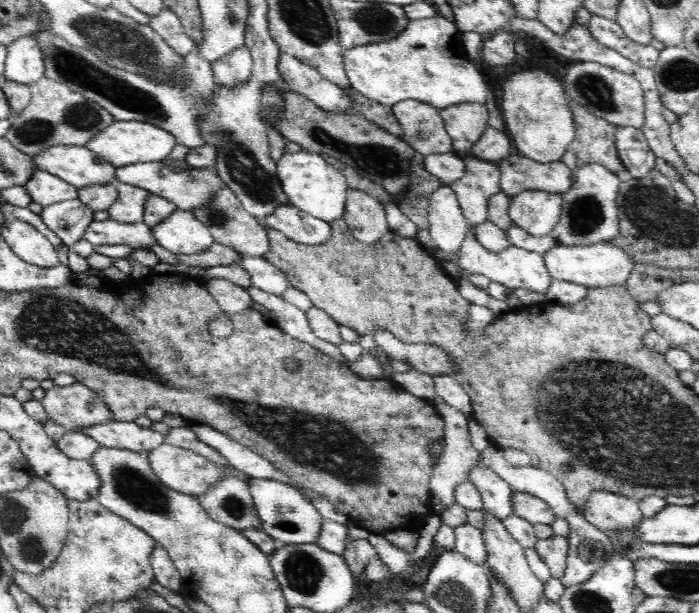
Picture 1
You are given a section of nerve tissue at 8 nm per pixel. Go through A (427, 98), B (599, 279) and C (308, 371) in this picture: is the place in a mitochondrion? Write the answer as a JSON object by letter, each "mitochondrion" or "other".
{"A":"other","B":"other","C":"other"}

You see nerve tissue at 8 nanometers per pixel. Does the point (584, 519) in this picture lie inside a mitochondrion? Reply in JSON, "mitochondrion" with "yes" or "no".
{"mitochondrion":"no"}

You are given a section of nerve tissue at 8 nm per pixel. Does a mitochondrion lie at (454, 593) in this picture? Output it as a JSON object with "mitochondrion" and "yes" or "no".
{"mitochondrion":"yes"}

